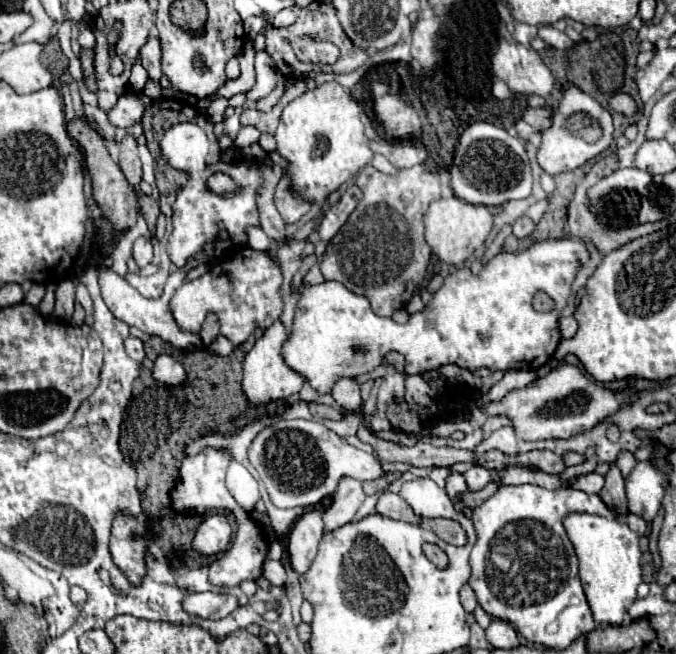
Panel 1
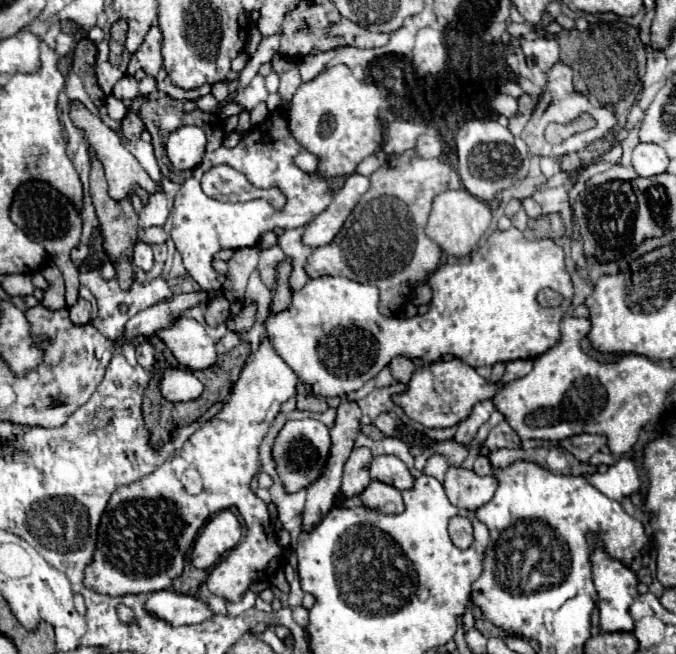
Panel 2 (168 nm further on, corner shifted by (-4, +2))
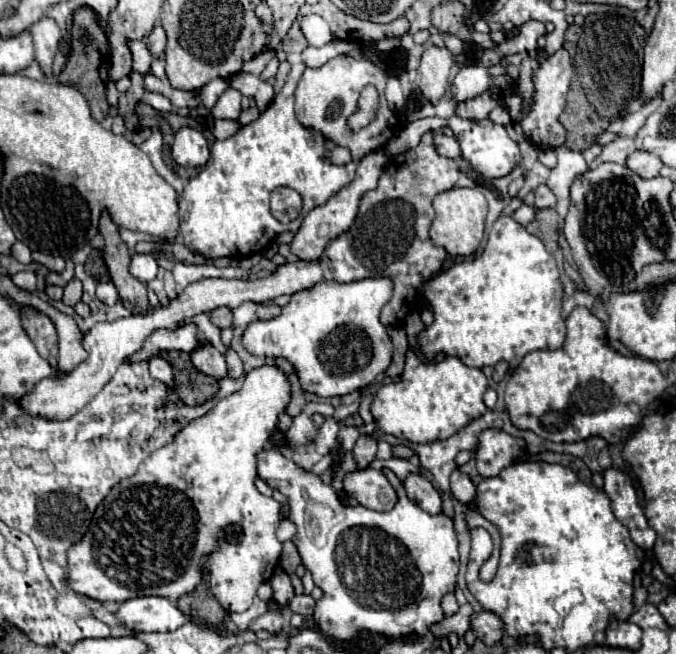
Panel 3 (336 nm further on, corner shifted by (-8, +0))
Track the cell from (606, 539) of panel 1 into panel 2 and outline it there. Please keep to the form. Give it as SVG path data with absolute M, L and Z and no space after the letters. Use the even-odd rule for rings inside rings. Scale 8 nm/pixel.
M588 532L588 542L592 546L590 562L592 562L592 580L598 592L598 610L600 610L600 630L602 632L632 632L634 620L630 618L630 606L640 596L638 592L638 576L630 566L626 566L622 560L612 558L600 538L594 532Z

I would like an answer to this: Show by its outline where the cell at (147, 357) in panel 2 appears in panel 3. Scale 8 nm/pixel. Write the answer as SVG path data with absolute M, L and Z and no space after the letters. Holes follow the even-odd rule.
M156 356L156 358L150 360L150 374L152 374L152 378L164 382L166 386L172 386L172 382L174 382L174 374L172 374L170 362L166 362L160 356Z

